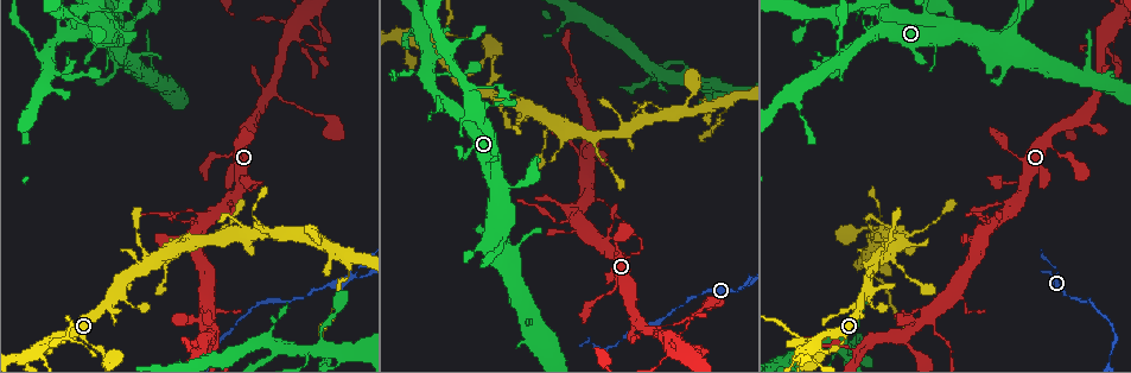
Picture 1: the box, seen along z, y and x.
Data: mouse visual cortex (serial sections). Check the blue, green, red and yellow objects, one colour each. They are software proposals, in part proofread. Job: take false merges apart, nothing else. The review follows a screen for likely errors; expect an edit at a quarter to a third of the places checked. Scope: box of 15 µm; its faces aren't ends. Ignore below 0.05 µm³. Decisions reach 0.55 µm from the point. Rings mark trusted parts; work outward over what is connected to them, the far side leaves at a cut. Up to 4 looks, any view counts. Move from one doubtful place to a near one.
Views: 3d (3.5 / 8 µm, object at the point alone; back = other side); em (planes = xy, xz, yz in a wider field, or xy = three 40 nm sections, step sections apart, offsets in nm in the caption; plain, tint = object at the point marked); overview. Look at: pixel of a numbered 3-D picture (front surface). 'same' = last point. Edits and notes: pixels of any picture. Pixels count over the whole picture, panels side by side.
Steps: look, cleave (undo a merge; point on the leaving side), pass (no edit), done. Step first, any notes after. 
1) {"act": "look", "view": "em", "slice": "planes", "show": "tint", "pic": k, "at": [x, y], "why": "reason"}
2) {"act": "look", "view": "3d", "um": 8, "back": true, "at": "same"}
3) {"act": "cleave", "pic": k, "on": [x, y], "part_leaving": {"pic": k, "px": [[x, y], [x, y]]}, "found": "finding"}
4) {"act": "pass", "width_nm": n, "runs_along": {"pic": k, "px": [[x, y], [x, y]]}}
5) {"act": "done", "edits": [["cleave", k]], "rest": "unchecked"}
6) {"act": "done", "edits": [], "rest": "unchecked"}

{"act": "look", "view": "3d", "um": 3.5, "pic": 1, "at": [265, 96], "why": "side arm on a straight run"}

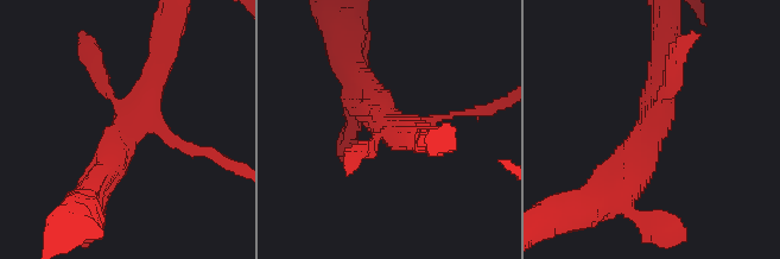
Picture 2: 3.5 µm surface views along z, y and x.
{"act": "look", "view": "em", "slice": "xy", "step": 5, "show": "tint", "pic": 2, "at": [128, 123]}

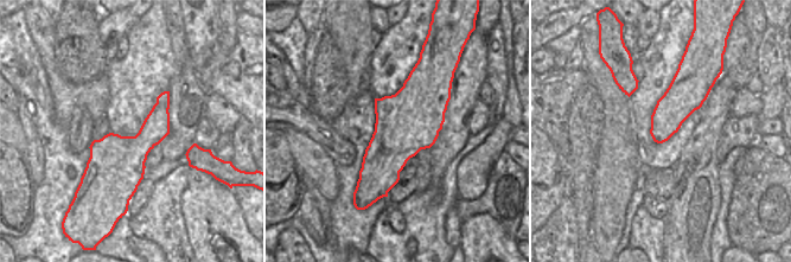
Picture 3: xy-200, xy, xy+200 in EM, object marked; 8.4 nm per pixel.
{"act": "pass", "found": "all the same cell"}

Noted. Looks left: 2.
{"act": "look", "view": "3d", "um": 8, "pic": 1, "at": [49, 340], "why": "calibre changes"}

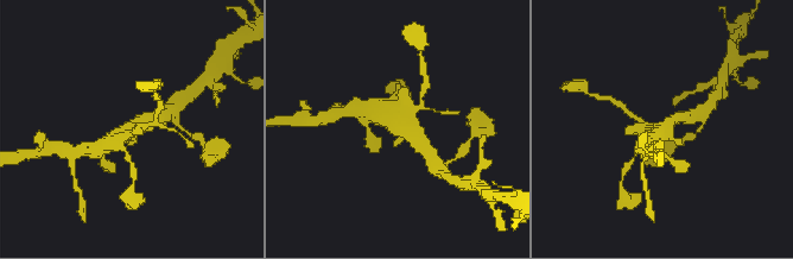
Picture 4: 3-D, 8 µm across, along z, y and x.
{"act": "look", "view": "em", "slice": "planes", "show": "tint", "pic": 4, "at": [132, 126]}

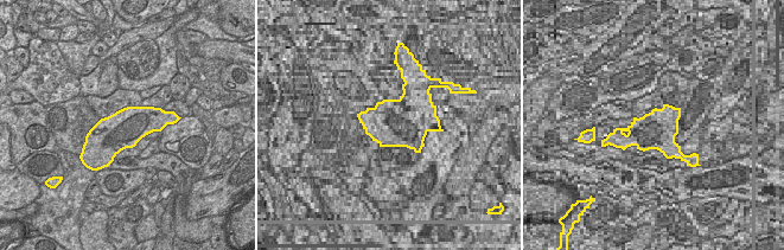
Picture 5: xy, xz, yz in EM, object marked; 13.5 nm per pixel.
{"act": "cleave", "pic": 4, "on": [424, 87], "part_leaving": {"pic": 4, "px": [[413, 109], [426, 88], [424, 73]]}, "found": "two cells meet here"}

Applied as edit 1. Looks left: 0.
{"act": "done", "edits": [["cleave", 4]], "rest": "unchecked"}

